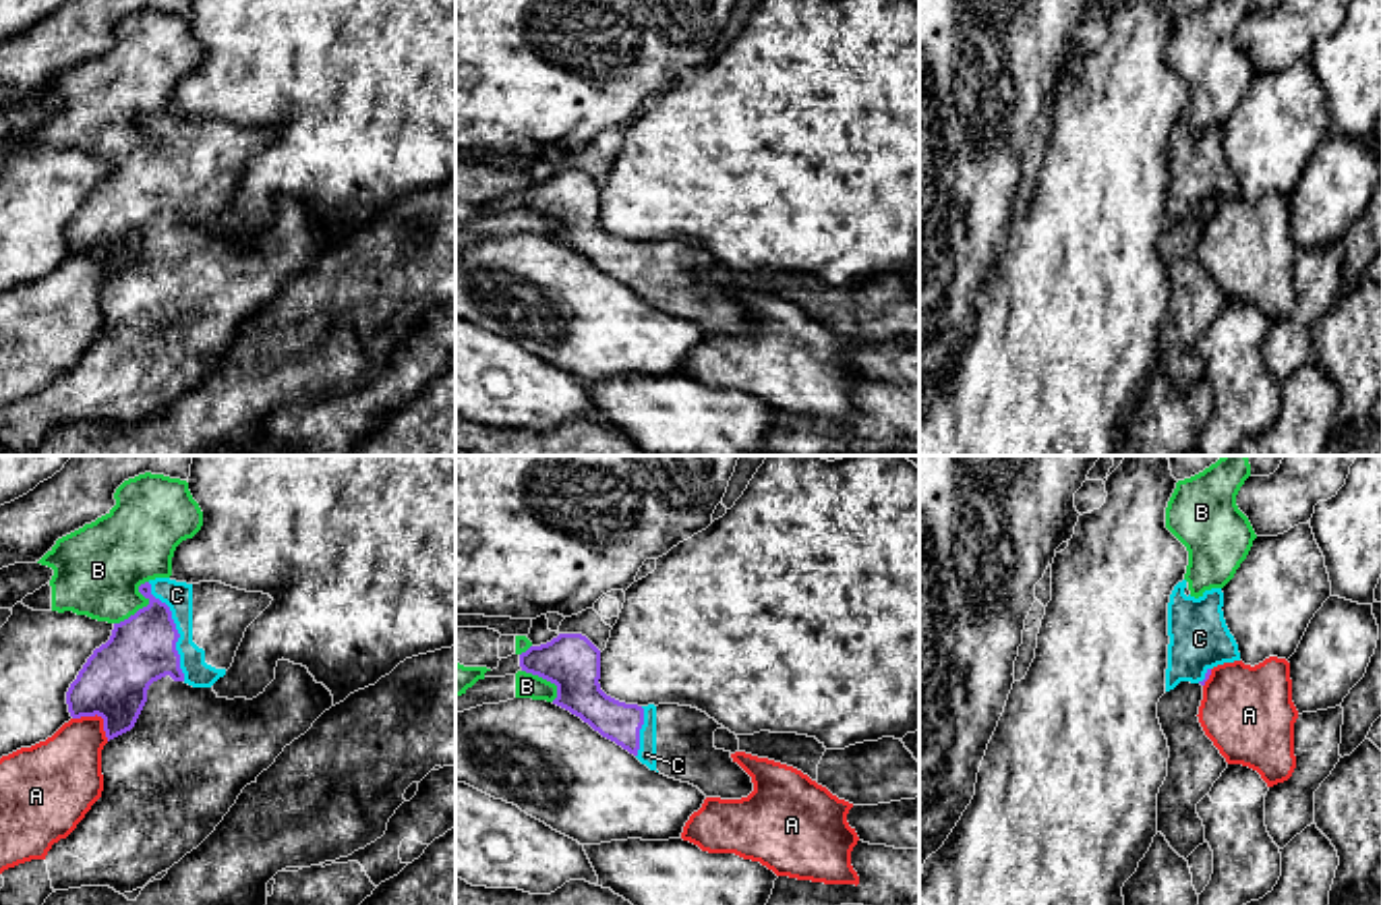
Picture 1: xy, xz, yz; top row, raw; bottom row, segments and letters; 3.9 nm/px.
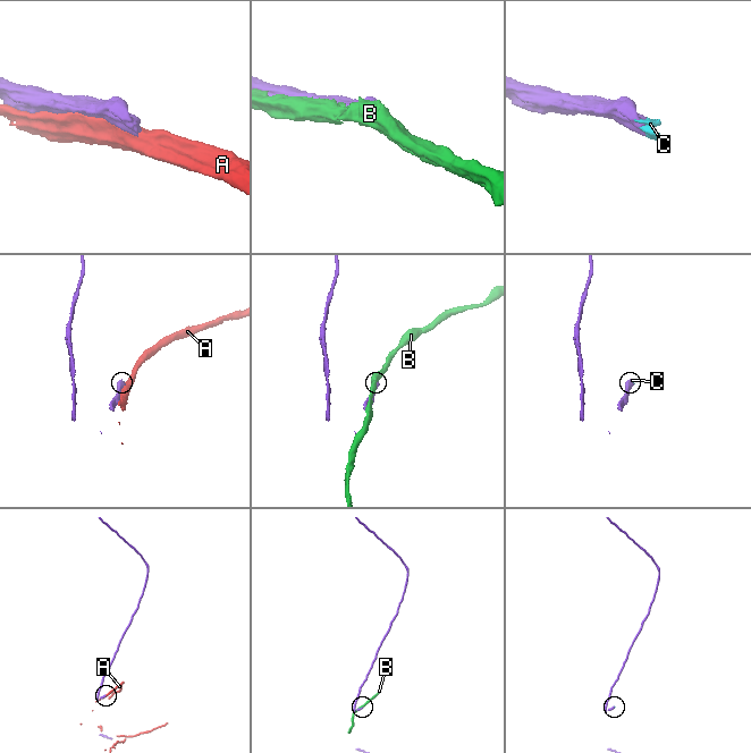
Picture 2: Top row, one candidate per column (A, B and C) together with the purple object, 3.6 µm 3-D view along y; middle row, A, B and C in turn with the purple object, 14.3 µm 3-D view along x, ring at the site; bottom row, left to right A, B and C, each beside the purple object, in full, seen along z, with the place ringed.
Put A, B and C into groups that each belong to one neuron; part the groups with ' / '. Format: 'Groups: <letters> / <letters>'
Groups: A / B / C

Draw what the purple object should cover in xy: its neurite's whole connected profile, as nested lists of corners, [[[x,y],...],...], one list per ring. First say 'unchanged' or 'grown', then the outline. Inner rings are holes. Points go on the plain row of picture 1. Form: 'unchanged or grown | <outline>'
grown | [[[155,114],[139,122],[149,137],[128,155],[114,159],[106,180],[93,186],[66,228],[72,255],[101,253],[108,278],[130,267],[153,217],[170,211],[193,224],[211,224],[232,203],[246,164],[271,141],[263,128],[246,128],[222,118],[186,120]]]

